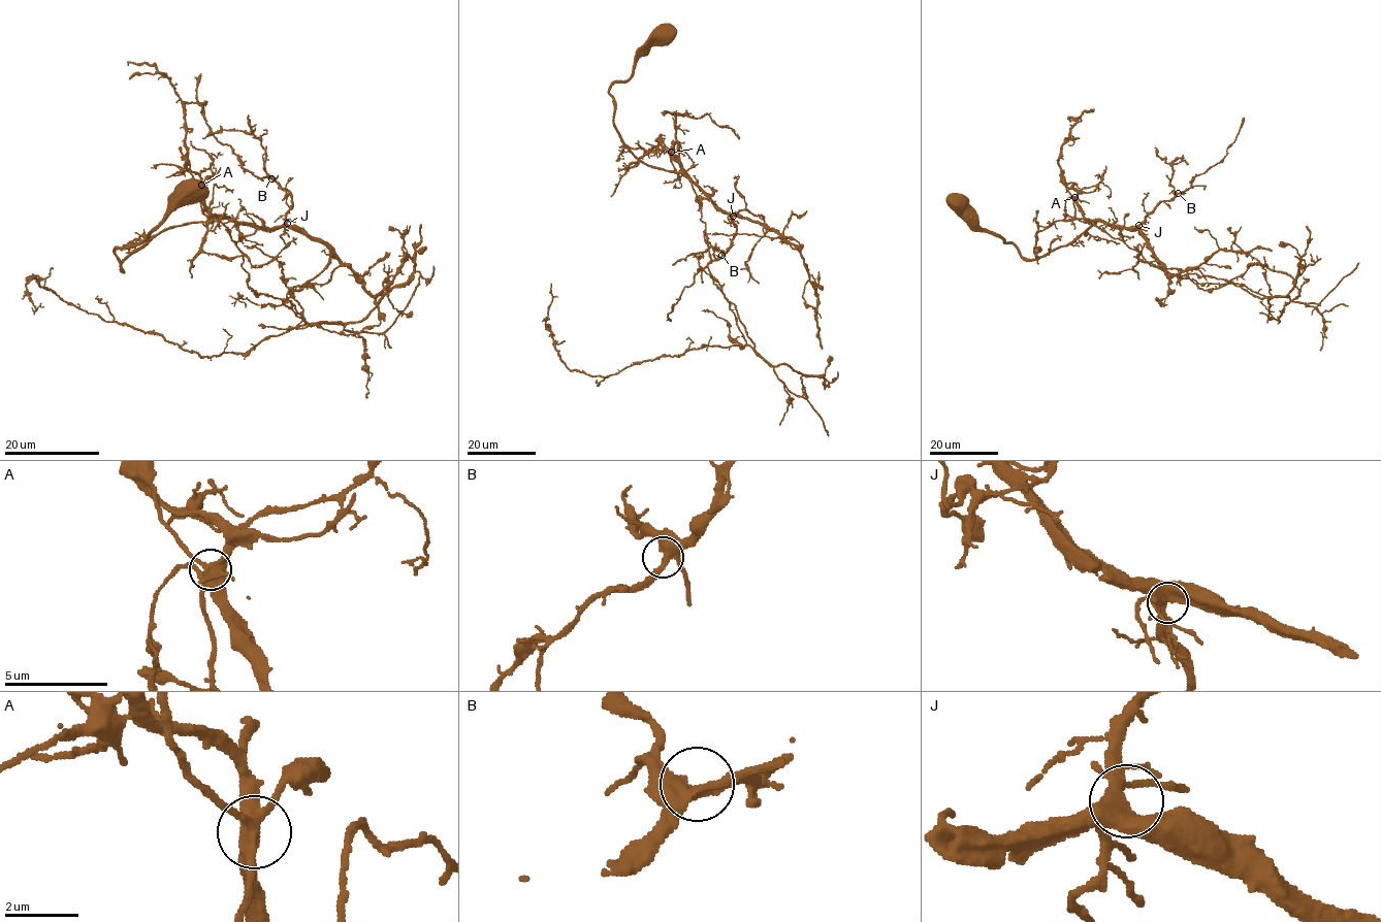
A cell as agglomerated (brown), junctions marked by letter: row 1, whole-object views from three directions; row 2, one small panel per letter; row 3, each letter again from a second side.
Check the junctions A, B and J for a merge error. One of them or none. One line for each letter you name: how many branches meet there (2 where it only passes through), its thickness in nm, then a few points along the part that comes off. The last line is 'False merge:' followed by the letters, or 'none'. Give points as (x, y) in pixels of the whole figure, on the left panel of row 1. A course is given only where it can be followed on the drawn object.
False merge: none

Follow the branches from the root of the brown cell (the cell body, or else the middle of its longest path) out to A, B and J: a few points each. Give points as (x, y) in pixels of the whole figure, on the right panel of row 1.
A: (957, 203), (982, 228), (1013, 243), (1023, 257), (1038, 259), (1070, 243), (1094, 223), (1083, 217), (1074, 198)
B: (957, 203), (1023, 257), (1038, 259), (1070, 243), (1096, 222), (1134, 228), (1178, 193)
J: (957, 203), (982, 228), (996, 233), (1030, 259), (1070, 243), (1096, 222), (1128, 228), (1138, 225)

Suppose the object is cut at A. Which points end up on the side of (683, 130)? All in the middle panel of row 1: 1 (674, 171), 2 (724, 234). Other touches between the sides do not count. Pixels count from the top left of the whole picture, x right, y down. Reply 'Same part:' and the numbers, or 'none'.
Same part: 1, 2

